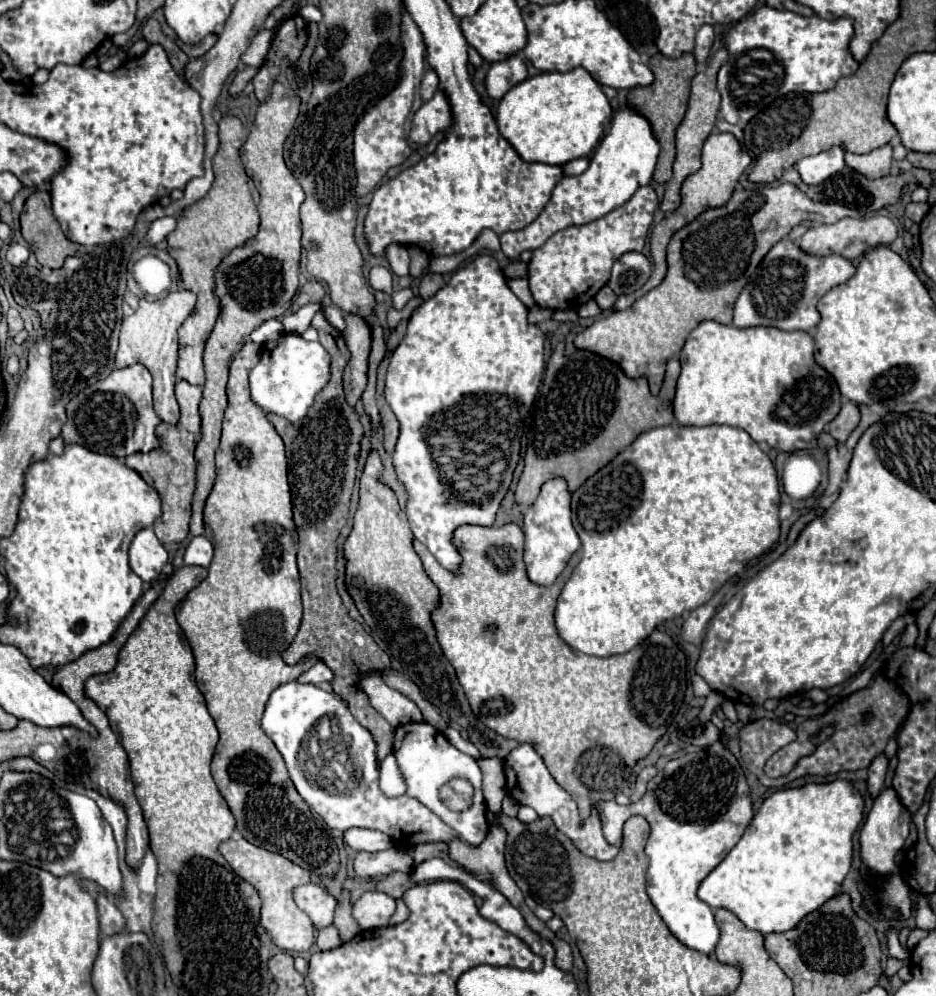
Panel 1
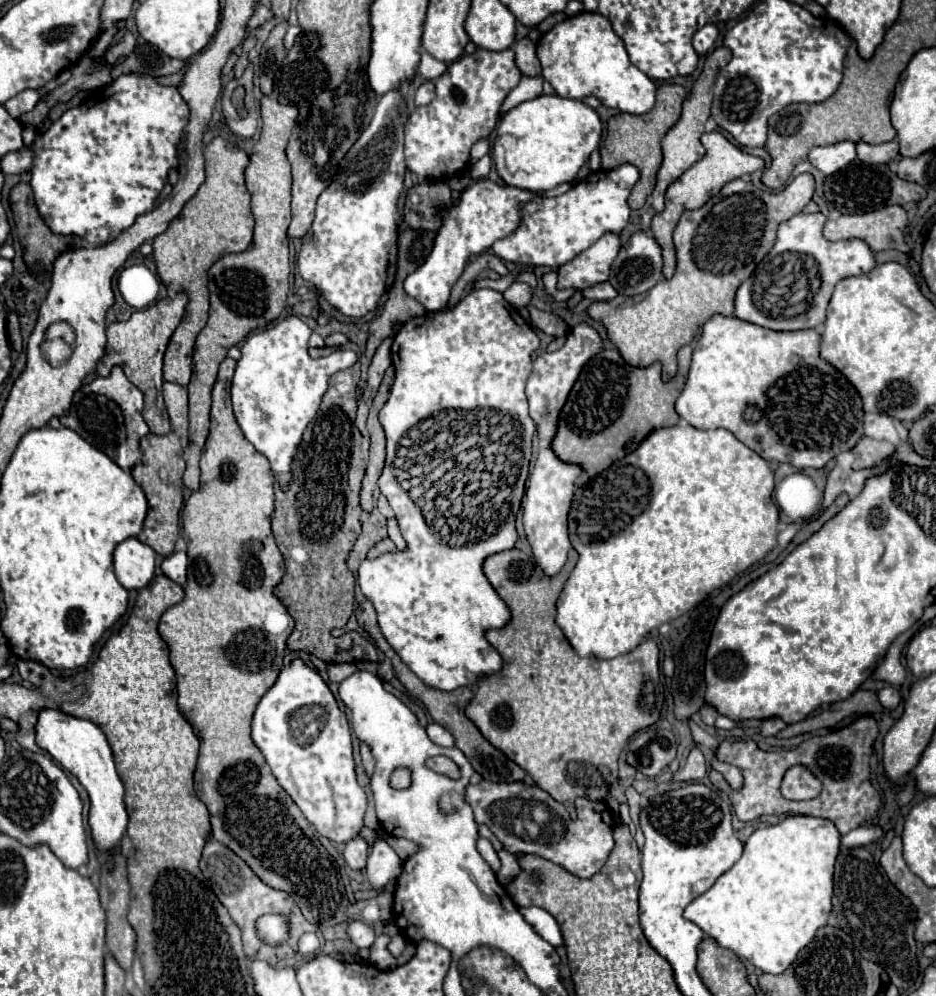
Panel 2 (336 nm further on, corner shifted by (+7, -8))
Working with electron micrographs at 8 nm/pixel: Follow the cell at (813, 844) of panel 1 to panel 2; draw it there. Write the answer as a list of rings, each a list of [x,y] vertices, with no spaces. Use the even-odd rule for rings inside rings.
[[[789,815],[777,825],[757,829],[745,843],[741,859],[723,873],[715,885],[693,899],[683,917],[699,925],[709,937],[725,949],[735,951],[741,959],[753,963],[763,973],[783,973],[797,953],[813,939],[831,913],[833,897],[833,865],[839,855],[841,833],[829,819],[809,815]]]

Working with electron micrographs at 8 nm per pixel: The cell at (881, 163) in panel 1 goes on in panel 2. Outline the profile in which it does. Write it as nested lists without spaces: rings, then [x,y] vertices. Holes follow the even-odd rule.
[[[863,141],[857,143],[857,157],[859,157],[859,161],[863,161],[867,165],[889,163],[897,155],[899,155],[899,143],[897,141],[889,141],[889,143],[881,143],[881,145],[867,145]]]

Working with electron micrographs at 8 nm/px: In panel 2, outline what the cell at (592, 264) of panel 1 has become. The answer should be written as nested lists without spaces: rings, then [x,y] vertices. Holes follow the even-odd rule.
[[[605,233],[587,251],[559,267],[557,289],[589,289],[609,279],[609,267],[621,249],[621,233]]]

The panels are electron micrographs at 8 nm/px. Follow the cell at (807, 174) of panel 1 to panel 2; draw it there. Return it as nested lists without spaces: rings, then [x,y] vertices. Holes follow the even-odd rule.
[[[841,141],[827,147],[813,147],[809,153],[809,161],[823,173],[831,175],[855,159],[855,143]]]

